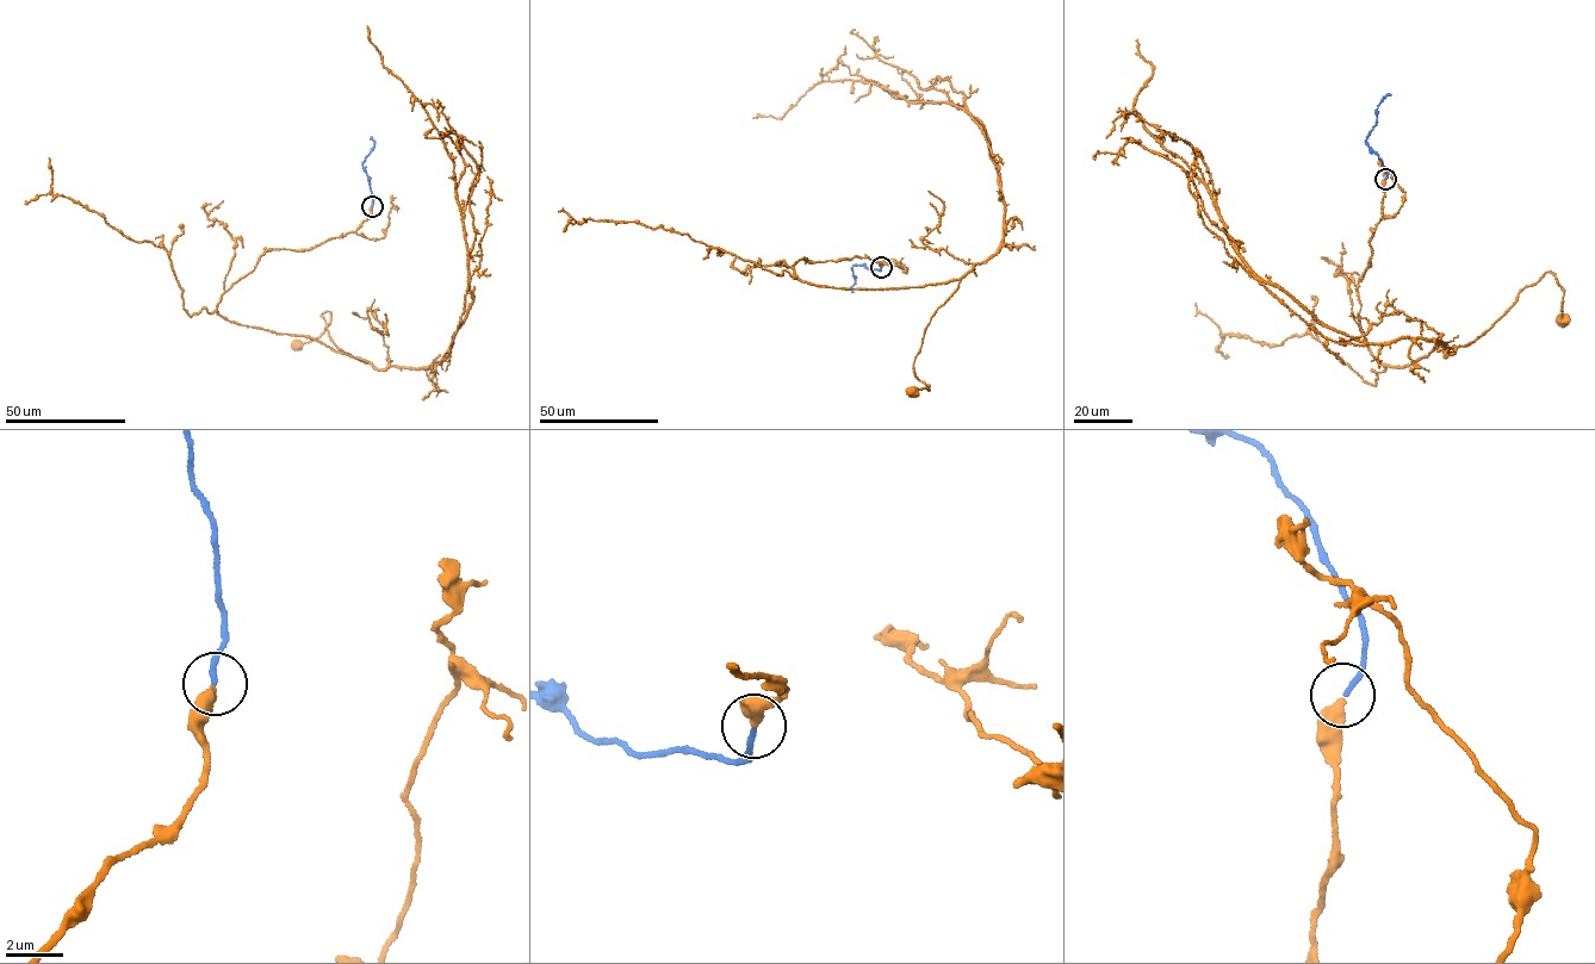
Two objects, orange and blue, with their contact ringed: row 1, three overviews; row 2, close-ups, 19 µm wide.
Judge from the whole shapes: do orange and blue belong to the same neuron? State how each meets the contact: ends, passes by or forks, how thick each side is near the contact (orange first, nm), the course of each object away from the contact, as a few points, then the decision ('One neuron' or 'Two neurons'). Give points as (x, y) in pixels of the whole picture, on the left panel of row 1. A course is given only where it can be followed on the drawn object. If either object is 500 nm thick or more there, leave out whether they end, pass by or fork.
At the ring orange ends. At the ring blue ends. Thickness 400 nm (orange) against 170 nm. Course of orange: (372, 206), (342, 236), (268, 249), (223, 294), (229, 321), (371, 362), (337, 347), (330, 312), (297, 344). Course of blue: (372, 206), (370, 182), (362, 168), (373, 148), (372, 138). One neuron

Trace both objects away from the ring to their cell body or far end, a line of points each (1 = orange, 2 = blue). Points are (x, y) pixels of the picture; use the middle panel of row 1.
1: (881, 267), (855, 256), (793, 267), (804, 281), (848, 290), (960, 280), (916, 355), (929, 390), (913, 392)
2: (881, 267), (880, 271), (852, 266), (854, 292)

